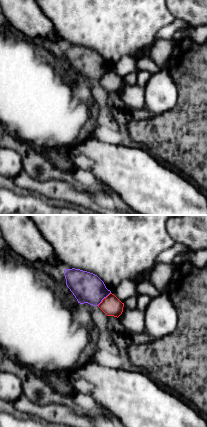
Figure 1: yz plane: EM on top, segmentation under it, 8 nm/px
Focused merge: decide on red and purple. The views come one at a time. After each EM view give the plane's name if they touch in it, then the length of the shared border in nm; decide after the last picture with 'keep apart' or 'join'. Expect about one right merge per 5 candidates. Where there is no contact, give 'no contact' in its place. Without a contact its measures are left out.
contact in yz; length 160 nm

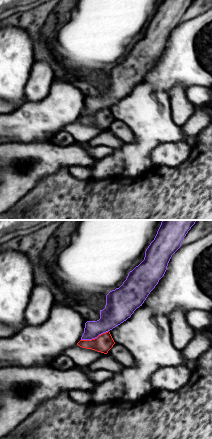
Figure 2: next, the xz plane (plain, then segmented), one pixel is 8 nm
contact in xz; length 240 nm

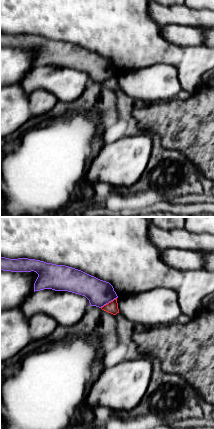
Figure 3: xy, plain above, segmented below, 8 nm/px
contact in xy; length 160 nm

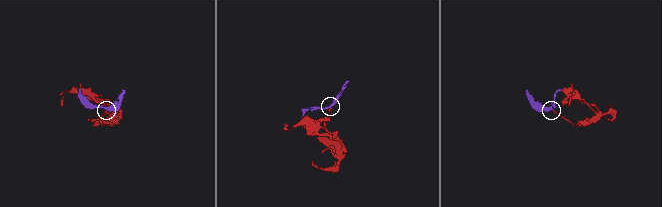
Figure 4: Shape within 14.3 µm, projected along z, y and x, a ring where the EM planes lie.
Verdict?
keep apart

